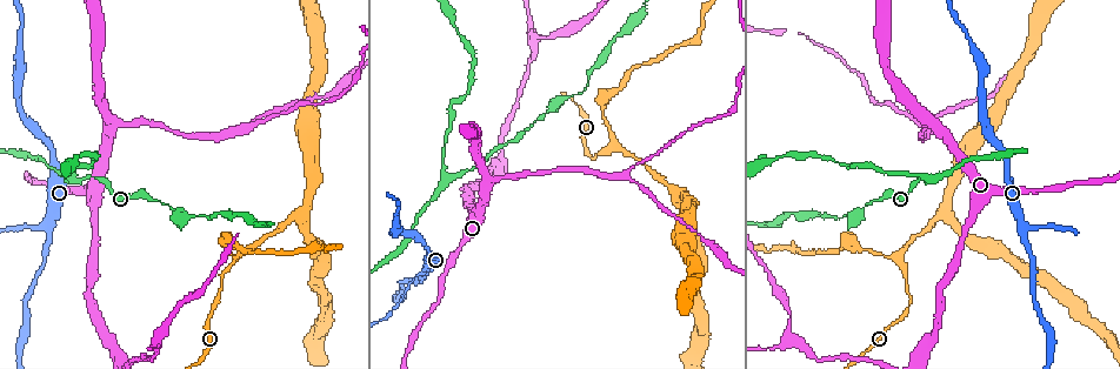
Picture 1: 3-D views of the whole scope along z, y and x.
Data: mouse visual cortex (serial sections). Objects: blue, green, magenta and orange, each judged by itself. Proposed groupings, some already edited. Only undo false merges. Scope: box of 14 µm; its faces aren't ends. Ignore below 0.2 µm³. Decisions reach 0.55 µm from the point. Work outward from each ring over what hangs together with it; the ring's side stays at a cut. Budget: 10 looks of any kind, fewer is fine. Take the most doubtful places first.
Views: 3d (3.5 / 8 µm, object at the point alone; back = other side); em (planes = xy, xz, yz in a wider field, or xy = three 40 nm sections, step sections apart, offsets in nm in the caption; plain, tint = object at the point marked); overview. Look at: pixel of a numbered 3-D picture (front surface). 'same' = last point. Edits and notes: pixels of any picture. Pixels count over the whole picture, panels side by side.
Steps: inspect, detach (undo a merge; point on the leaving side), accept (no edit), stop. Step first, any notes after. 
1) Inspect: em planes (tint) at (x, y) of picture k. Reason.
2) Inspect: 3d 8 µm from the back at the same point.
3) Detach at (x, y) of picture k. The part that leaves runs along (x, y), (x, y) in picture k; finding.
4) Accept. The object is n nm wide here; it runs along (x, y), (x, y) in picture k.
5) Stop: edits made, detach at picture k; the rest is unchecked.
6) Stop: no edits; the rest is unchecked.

Inspect: 3d 3.5 µm from the back at (928, 175) of picture 1. A fork.

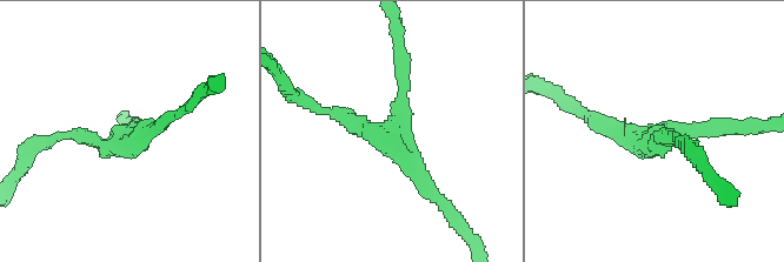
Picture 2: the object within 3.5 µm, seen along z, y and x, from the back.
Inspect: em xy step 5 (tint) at (125, 138) of picture 2.

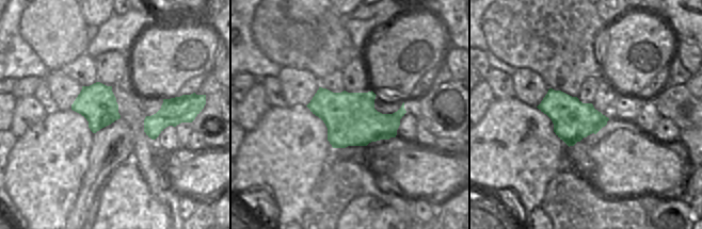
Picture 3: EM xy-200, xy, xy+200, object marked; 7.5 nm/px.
Inspect: em xy step 3 (tint) at the same point.

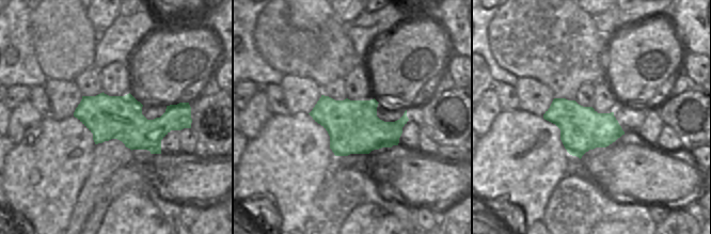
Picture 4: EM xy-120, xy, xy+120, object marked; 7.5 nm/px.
Accept. The arms are 150, 200, 200 nm wide; it runs along (319, 112), (387, 133), (402, 60) in picture 2; all the same cell.

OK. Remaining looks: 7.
Inspect: 3d 8 µm at (625, 175) of picture 1. Three arms meet.

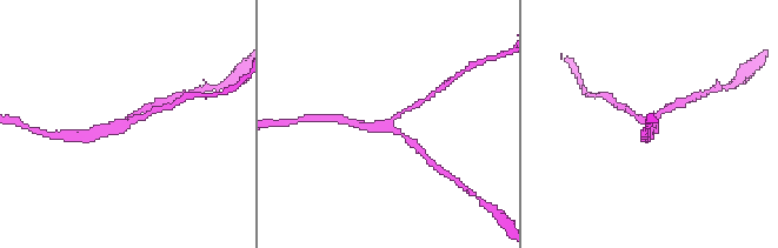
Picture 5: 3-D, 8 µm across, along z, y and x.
Inspect: em xy step 5 (tint) at (122, 126) of picture 5. 3 arms meet here; the arms are 150, 200, 300 nm wide; shape alone is not enough.

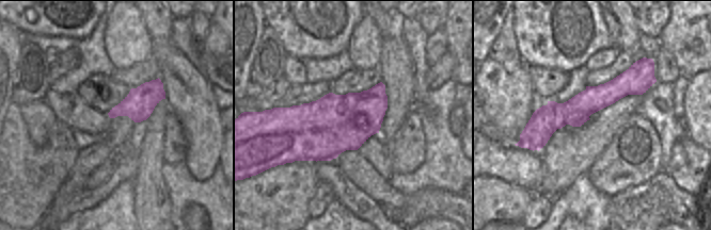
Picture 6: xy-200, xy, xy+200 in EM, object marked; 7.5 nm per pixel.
Accept. It runs along (644, 79), (562, 114), (533, 146) in picture 6; all the same cell.

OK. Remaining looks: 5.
Inspect: 3d 3.5 µm at (901, 258) of picture 1. Three-way junction.

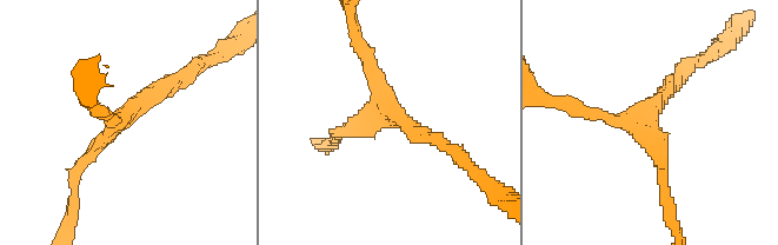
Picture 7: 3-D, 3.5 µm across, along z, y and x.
Inspect: em xy step 5 (tint) at (376, 114) of picture 7. Need the tissue.

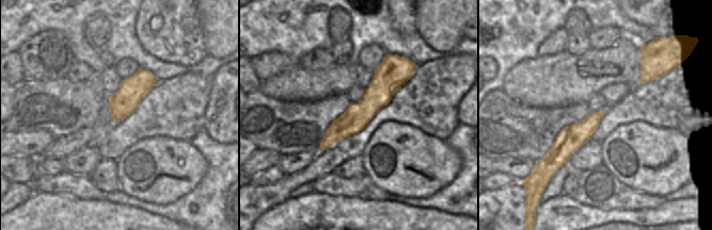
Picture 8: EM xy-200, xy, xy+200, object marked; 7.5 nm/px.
Inspect: em planes (tint) at the same point.

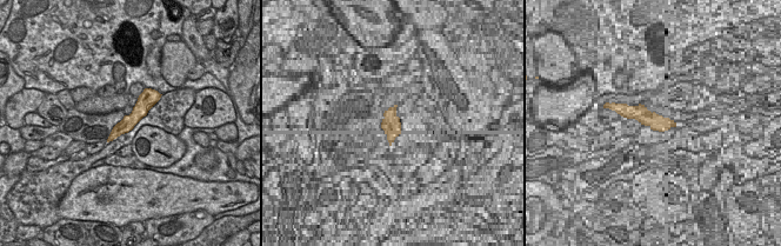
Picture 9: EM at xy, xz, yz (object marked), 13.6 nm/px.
Accept. The object is 200 nm wide here; it runs along (152, 93), (141, 108), (113, 135) in picture 9; continuous, no second cell.

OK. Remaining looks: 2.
Inspect: em xy step 1 (tint) at (1022, 228) of picture 1. Three arms meet.

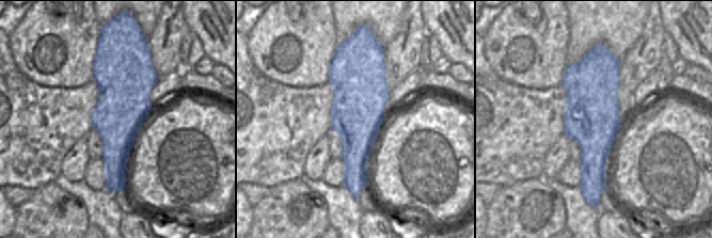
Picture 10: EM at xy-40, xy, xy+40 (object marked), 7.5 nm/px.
Inspect: 3d 3.5 µm at the same point. Wider look.

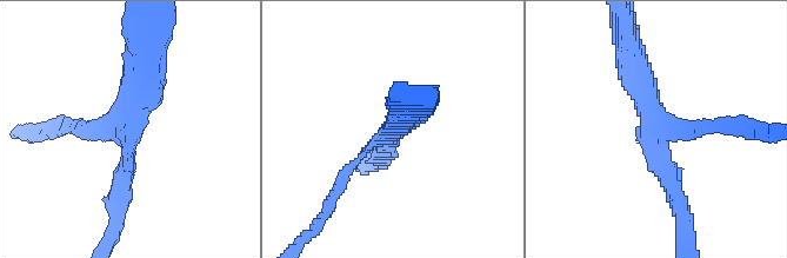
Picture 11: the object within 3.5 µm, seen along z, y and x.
Accept. It runs along (601, 49), (588, 190) in picture 10; continuous, no second cell.

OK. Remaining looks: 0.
Stop: no edits; the rest is unchecked.

